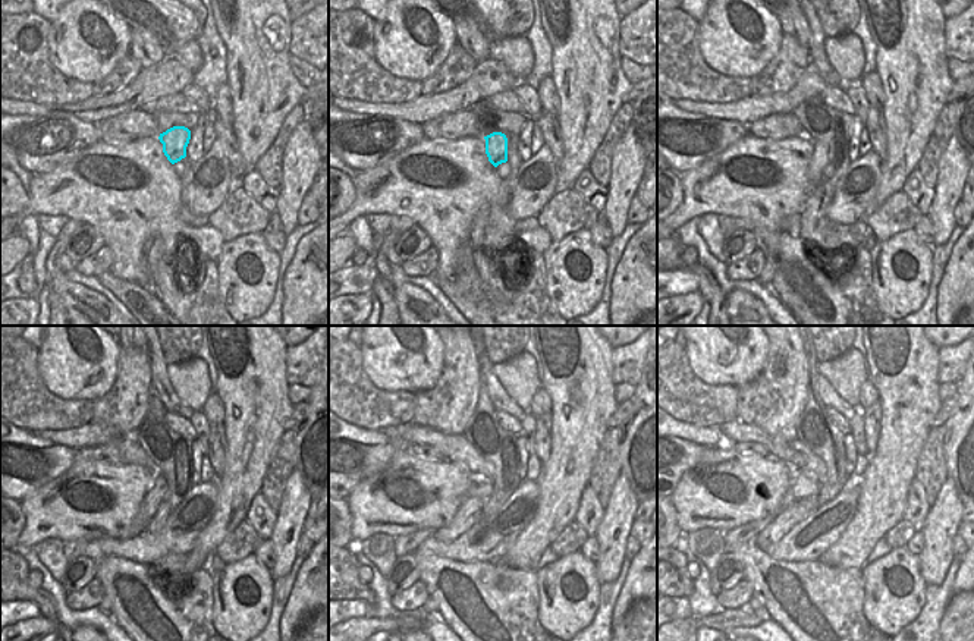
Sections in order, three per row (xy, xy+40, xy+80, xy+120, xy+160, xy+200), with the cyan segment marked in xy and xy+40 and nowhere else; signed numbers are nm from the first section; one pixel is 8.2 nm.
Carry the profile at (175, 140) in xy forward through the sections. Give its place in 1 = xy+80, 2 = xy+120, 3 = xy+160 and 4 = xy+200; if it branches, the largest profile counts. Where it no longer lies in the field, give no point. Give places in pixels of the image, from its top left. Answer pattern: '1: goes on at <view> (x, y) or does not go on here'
1: goes on at xy+80 (820, 157)
2: goes on at xy+120 (151, 500)
3: goes on at xy+160 (471, 509)
4: goes on at xy+200 (782, 524)

